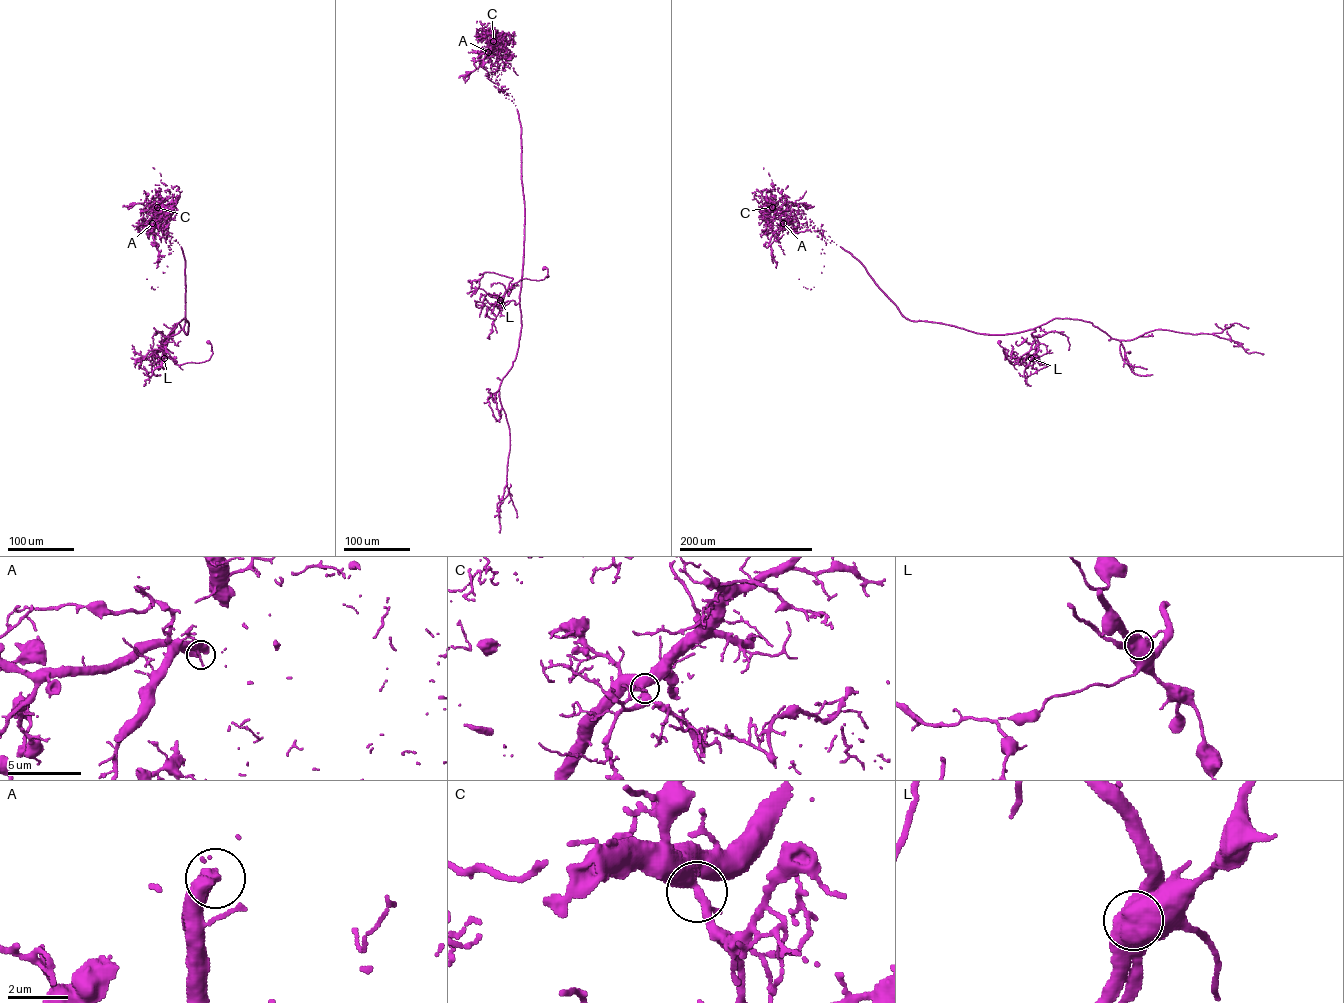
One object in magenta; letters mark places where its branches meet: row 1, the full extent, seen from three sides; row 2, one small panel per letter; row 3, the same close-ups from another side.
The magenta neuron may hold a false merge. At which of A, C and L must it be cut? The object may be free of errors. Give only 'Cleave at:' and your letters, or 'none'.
Cleave at: L

